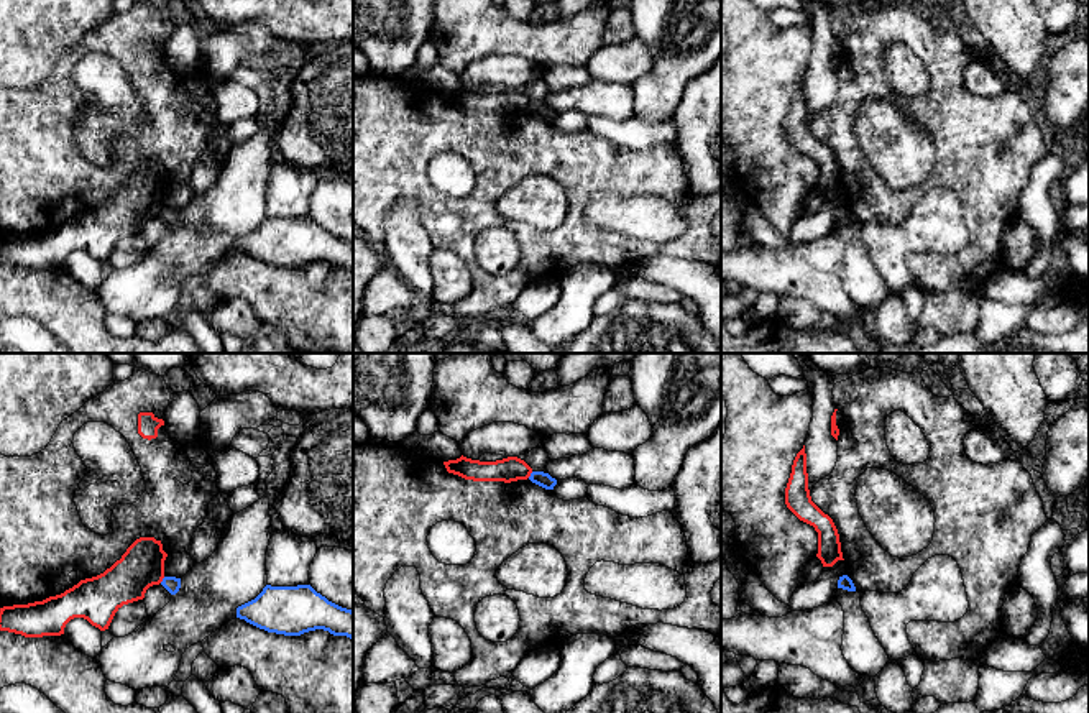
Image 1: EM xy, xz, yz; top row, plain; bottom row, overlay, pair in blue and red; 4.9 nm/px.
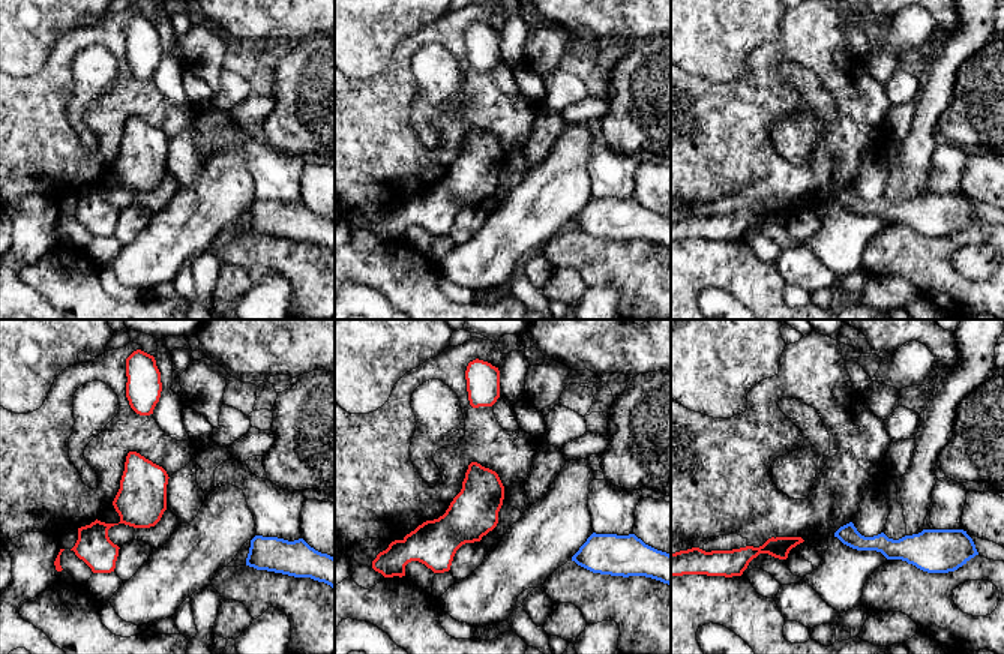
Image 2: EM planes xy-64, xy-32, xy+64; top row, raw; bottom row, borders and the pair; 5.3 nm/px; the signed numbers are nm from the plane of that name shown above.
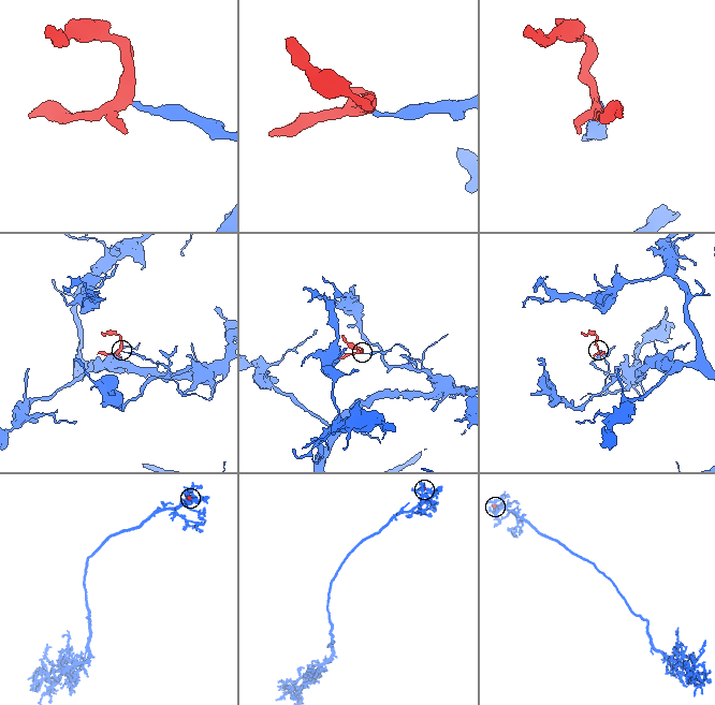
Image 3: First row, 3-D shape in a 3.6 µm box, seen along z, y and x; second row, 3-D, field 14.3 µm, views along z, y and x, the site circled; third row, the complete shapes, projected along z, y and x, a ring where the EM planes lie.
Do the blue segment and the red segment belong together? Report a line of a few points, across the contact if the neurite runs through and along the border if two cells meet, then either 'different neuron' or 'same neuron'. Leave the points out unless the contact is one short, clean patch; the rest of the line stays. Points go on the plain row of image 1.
line xy (165, 209), (160, 214); different neuron

